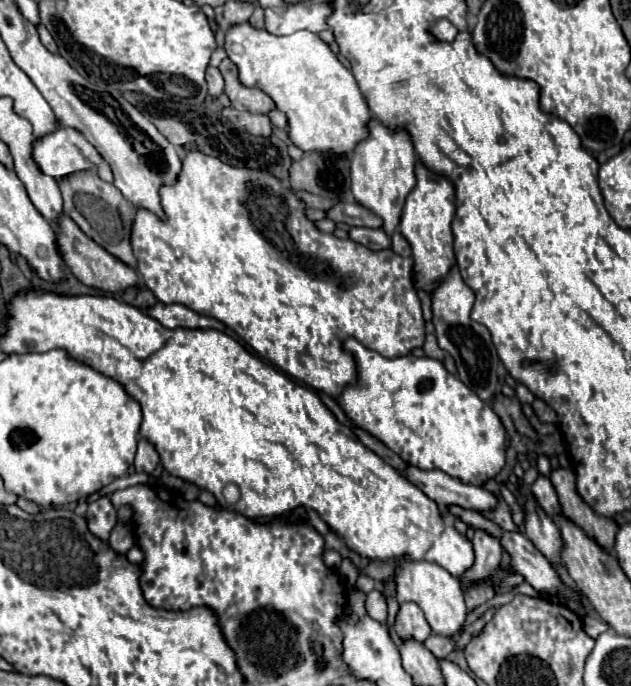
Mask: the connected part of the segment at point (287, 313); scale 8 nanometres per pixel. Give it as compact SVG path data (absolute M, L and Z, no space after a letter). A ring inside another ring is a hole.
M182 147L182 171L176 175L174 185L162 185L160 187L160 203L164 211L164 219L154 215L152 211L138 207L132 223L132 233L130 233L130 243L134 249L134 255L138 259L138 273L144 279L144 285L154 293L154 297L162 303L180 303L200 315L208 315L230 327L238 337L242 337L262 359L270 361L274 367L278 367L282 373L288 377L304 383L310 389L324 391L330 397L338 397L342 389L348 383L356 381L356 367L354 359L350 353L342 349L342 343L348 337L356 337L364 347L382 353L384 357L400 357L404 353L410 353L414 347L420 347L424 343L424 319L422 319L422 309L420 309L420 299L416 295L416 287L412 283L412 259L400 257L394 251L370 251L364 245L352 241L352 239L338 239L330 233L324 233L316 227L312 219L306 215L306 203L296 195L294 189L288 189L282 185L278 177L274 177L268 171L258 171L258 169L248 169L248 167L232 167L222 163L218 157L210 157L202 153L196 147Z

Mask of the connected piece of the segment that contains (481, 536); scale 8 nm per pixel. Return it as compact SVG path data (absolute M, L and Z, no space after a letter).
M476 529L472 543L476 549L476 561L474 561L472 569L468 569L468 573L462 579L464 587L470 587L472 581L492 575L502 561L502 543L498 537L490 535L484 529Z

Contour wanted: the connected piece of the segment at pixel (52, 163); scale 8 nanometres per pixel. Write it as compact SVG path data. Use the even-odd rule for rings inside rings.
M60 127L56 133L48 133L48 137L36 139L32 145L32 159L44 175L54 179L62 179L102 161L82 133L64 127Z

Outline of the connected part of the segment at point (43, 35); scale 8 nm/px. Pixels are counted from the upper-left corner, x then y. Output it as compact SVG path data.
M40 23L38 25L38 35L40 35L40 41L42 41L42 45L48 49L48 51L52 51L52 53L56 53L58 51L58 47L56 47L56 41L52 39L52 35L48 33L48 29Z

